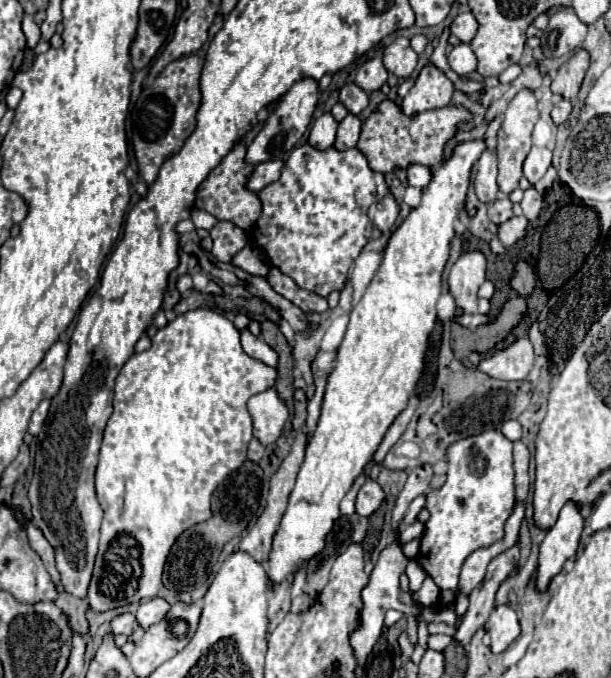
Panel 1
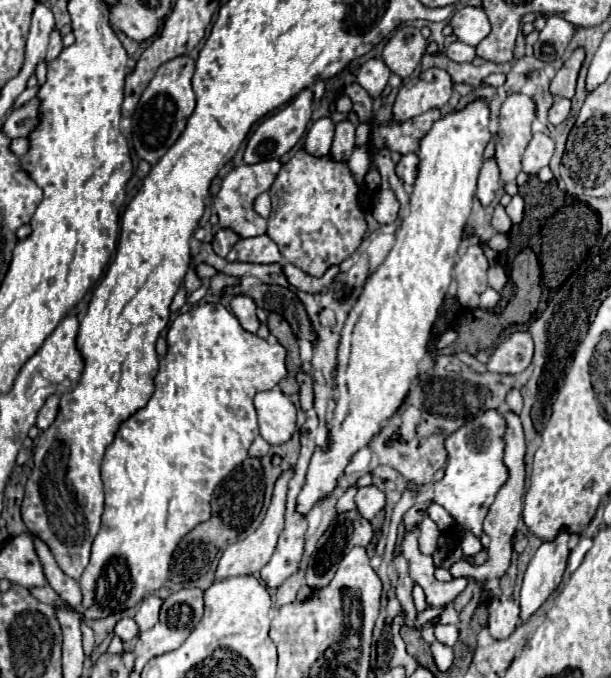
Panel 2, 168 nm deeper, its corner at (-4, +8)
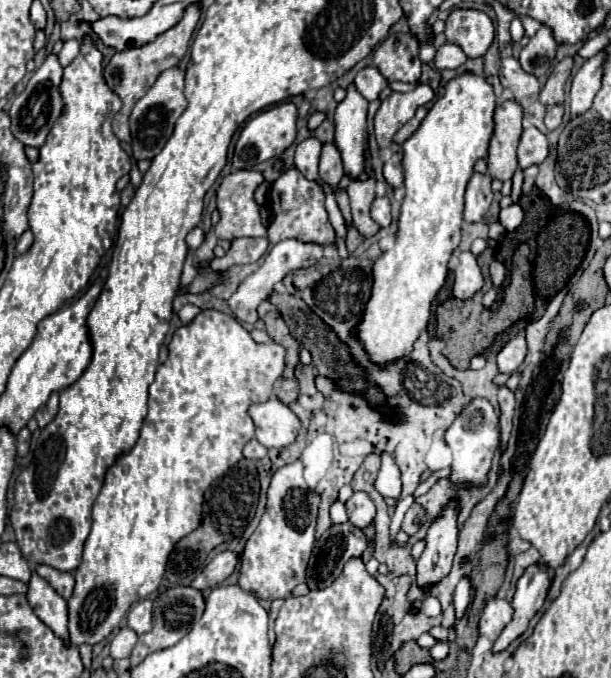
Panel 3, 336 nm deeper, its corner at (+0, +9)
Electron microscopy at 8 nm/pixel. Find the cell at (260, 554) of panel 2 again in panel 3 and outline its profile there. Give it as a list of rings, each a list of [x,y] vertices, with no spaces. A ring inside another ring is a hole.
[[[220,552],[216,554],[210,564],[190,582],[192,588],[196,590],[206,590],[206,588],[216,588],[218,584],[222,584],[236,568],[238,564],[238,556],[232,552]]]

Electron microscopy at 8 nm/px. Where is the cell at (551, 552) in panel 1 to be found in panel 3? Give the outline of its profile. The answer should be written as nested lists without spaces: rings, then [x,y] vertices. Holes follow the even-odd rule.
[[[530,566],[522,574],[512,600],[512,608],[514,608],[512,622],[504,628],[500,638],[494,642],[492,652],[506,650],[512,640],[516,640],[520,634],[526,632],[530,620],[544,604],[548,588],[550,588],[550,572],[544,566]]]

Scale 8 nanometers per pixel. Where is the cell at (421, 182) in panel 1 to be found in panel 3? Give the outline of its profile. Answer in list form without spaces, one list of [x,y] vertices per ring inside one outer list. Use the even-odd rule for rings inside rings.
[[[402,152],[392,154],[390,160],[384,162],[384,178],[392,188],[398,188],[404,184],[404,176],[402,176]]]

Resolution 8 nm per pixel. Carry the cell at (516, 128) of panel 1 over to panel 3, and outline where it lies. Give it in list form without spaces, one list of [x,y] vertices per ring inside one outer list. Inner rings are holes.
[[[502,102],[494,114],[494,134],[488,150],[488,174],[496,180],[510,180],[518,170],[516,148],[522,134],[522,108],[518,102]]]

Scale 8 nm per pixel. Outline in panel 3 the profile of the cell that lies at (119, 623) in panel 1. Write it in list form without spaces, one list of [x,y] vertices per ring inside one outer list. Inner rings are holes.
[[[122,628],[122,630],[112,638],[112,642],[110,642],[110,656],[112,656],[114,660],[118,660],[118,658],[128,658],[130,652],[132,652],[132,648],[134,648],[134,644],[136,644],[136,640],[138,640],[138,634],[136,634],[134,630]]]

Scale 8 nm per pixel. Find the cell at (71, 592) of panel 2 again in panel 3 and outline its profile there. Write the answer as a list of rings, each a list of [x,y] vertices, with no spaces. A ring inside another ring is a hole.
[[[36,566],[36,572],[48,580],[48,584],[64,598],[68,600],[72,596],[72,590],[74,590],[74,576],[68,574],[68,572],[60,572],[56,568],[50,568],[50,566]]]

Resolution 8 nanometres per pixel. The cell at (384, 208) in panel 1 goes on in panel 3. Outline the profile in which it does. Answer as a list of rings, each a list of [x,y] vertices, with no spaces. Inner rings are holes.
[[[386,196],[374,200],[374,204],[372,204],[372,218],[382,228],[386,228],[392,222],[392,216],[390,216],[390,200]]]

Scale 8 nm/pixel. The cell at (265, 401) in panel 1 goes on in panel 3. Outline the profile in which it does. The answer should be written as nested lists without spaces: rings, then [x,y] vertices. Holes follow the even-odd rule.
[[[278,398],[252,406],[248,414],[256,426],[256,440],[266,448],[286,448],[298,436],[300,420]]]

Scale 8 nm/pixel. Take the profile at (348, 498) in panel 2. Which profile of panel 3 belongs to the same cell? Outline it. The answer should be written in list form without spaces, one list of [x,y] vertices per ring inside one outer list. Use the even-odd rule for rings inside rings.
[[[336,500],[336,502],[332,504],[332,508],[330,508],[330,518],[332,518],[334,524],[342,524],[342,522],[348,520],[345,504],[342,504],[340,500]]]

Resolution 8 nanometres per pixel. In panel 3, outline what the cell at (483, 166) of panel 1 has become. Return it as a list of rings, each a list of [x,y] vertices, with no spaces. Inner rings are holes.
[[[474,174],[466,188],[466,208],[464,208],[464,220],[466,222],[480,222],[484,214],[488,212],[492,204],[492,190],[490,190],[492,178],[488,174]]]

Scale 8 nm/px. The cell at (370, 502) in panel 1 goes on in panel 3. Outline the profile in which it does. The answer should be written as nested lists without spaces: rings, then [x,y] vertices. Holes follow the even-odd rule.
[[[356,492],[348,502],[346,502],[346,510],[348,510],[348,520],[356,526],[356,528],[366,528],[374,522],[376,516],[376,508],[368,494],[364,492]]]

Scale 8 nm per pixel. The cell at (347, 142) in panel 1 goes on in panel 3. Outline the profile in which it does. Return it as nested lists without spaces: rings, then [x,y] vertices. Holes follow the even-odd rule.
[[[324,144],[320,156],[320,180],[328,186],[336,186],[344,176],[342,158],[334,144]]]

